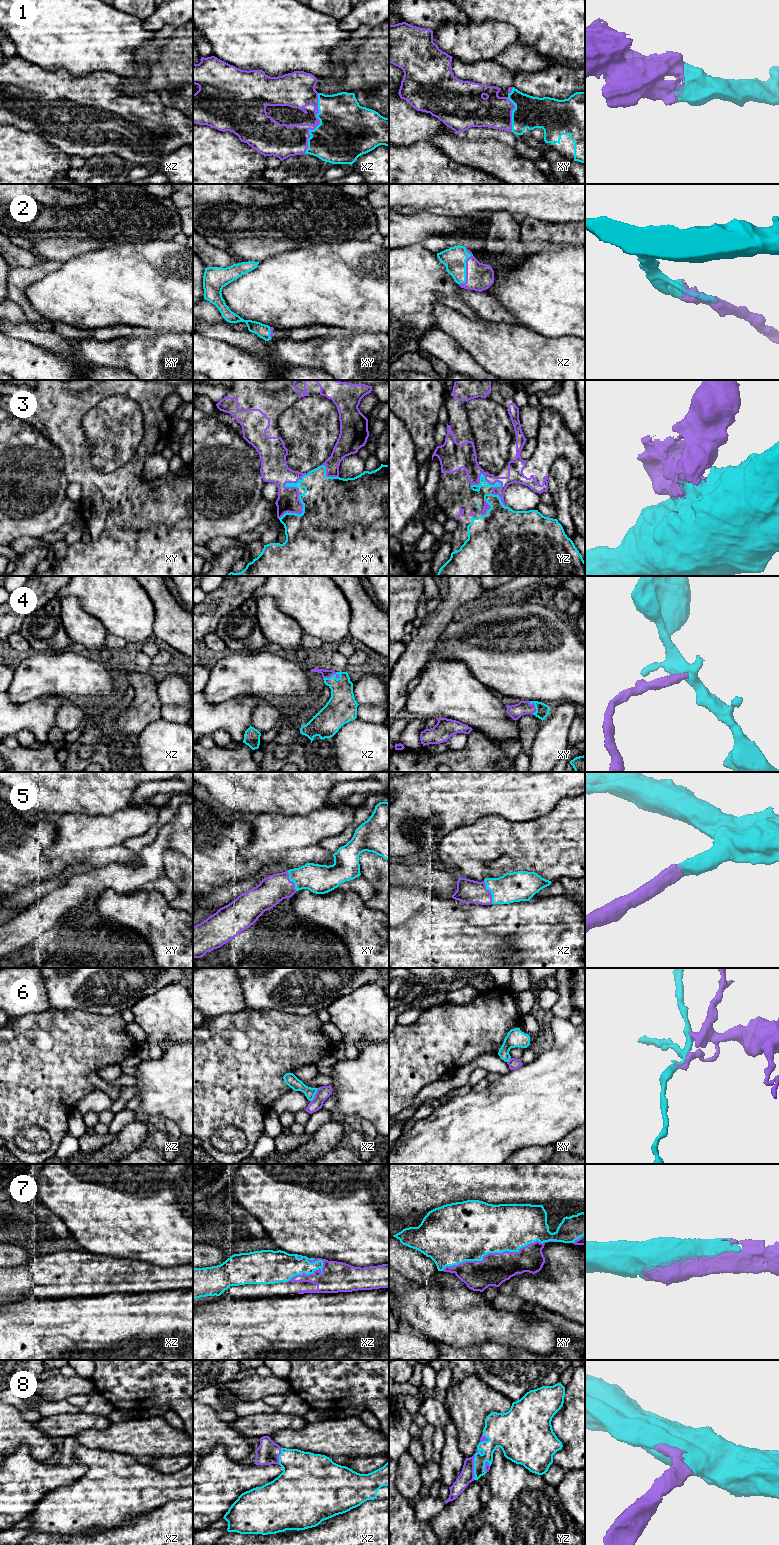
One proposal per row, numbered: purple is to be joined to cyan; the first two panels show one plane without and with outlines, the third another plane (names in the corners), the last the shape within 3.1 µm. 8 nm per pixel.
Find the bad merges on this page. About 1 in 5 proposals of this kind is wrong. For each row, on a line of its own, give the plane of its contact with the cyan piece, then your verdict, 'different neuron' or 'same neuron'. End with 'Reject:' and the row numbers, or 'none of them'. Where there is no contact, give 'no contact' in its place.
1: xz | same neuron
2: xz | same neuron
3: yz | same neuron
4: xz | same neuron
5: xz | same neuron
6: xz | different neuron
7: xy | same neuron
8: yz | same neuron
Reject: 6

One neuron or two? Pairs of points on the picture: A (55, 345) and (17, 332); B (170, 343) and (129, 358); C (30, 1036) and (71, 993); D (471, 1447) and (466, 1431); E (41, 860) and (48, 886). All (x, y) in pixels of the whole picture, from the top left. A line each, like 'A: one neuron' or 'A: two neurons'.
A: one neuron
B: one neuron
C: two neurons
D: one neuron
E: two neurons

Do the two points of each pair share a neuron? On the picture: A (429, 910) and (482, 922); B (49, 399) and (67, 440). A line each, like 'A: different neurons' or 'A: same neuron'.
A: same neuron
B: same neuron

